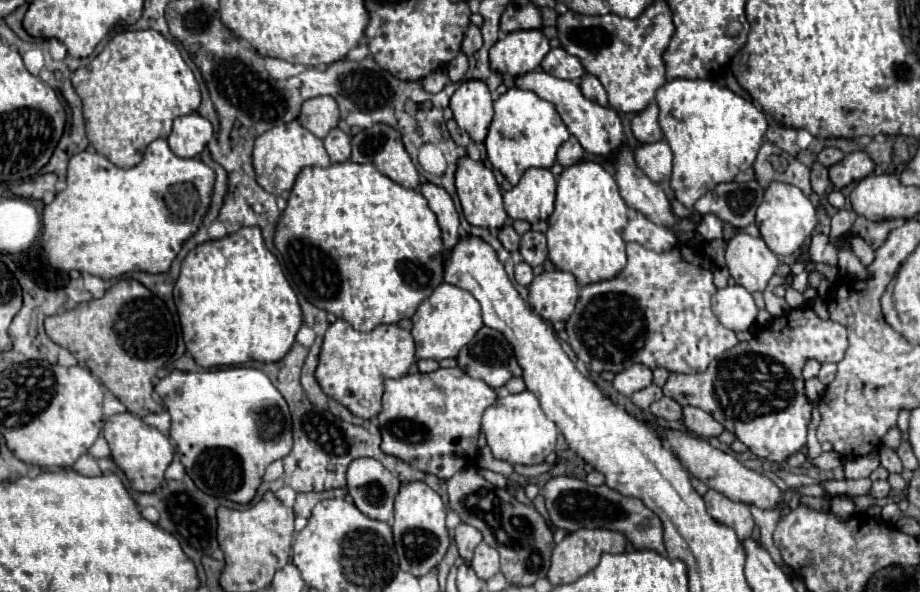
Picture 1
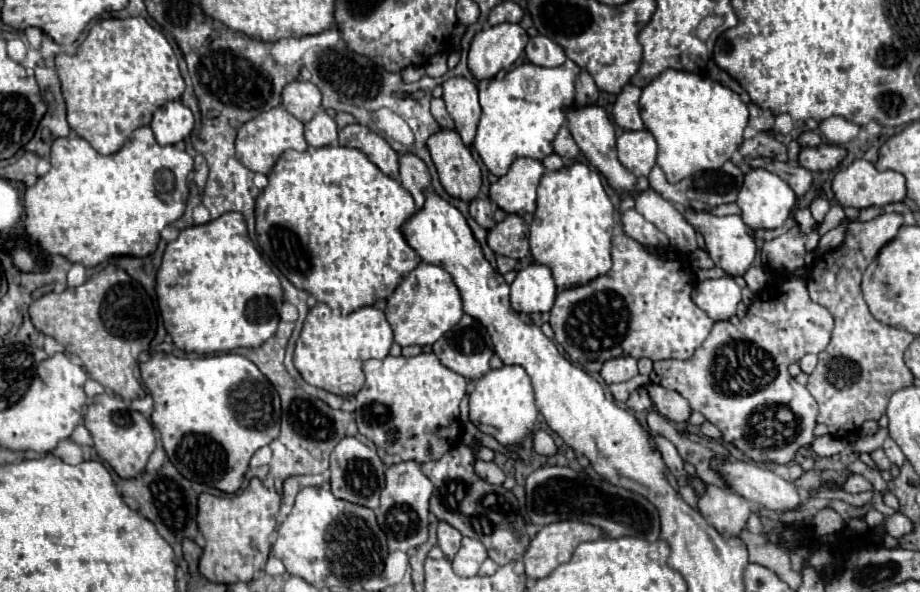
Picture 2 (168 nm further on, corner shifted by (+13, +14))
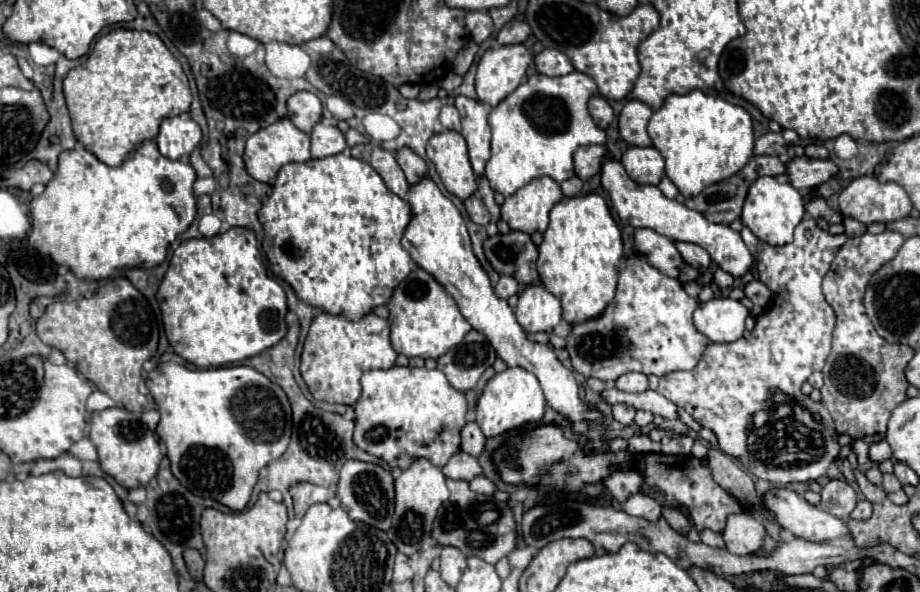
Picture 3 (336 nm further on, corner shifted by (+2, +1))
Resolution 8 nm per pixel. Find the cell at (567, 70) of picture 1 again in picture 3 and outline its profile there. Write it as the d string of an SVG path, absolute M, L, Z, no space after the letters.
M543 49L539 55L535 55L535 67L539 73L549 77L561 77L573 71L569 57L557 49Z

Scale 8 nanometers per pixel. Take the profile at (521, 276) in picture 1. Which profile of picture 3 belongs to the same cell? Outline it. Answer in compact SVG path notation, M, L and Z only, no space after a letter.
M501 275L499 283L497 283L497 287L495 287L497 295L501 295L501 297L505 297L505 299L509 299L511 295L515 295L517 289L519 289L519 283L517 283L517 279L511 277L511 275Z

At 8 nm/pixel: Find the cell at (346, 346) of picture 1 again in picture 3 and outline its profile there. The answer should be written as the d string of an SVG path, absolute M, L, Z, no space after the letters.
M321 313L313 319L301 355L301 377L311 395L327 403L355 405L361 397L361 375L369 369L389 369L395 365L397 351L389 339L389 323L375 313L359 321Z

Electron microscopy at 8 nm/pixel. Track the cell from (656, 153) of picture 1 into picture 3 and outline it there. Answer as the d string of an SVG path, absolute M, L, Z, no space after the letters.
M629 147L621 163L629 177L641 185L659 185L665 175L665 159L655 147Z

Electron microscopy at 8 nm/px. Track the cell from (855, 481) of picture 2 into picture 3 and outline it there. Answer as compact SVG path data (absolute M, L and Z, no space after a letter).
M867 499L857 501L857 507L853 509L851 519L869 519L869 515L871 515L871 503Z

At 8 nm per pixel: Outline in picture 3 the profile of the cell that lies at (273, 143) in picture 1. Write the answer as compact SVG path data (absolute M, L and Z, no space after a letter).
M287 117L279 119L277 123L261 129L257 133L253 133L247 139L245 155L243 155L247 173L255 181L261 181L261 183L271 183L275 179L275 175L279 173L279 169L283 165L287 165L287 163L305 163L309 159L311 159L311 153L309 153L309 135L303 133L301 129L297 129Z

